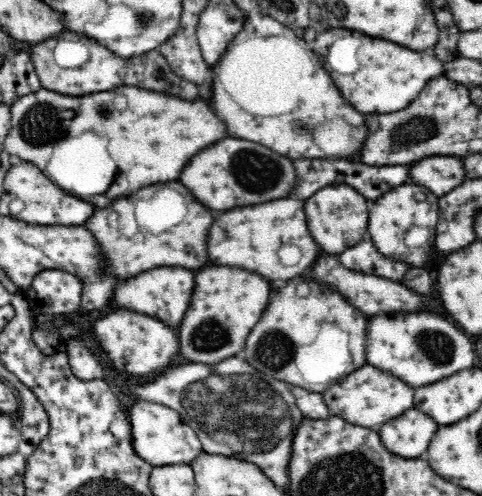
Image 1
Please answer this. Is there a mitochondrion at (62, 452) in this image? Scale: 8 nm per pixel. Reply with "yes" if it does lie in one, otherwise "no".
no

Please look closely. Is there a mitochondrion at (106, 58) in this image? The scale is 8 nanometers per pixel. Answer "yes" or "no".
no

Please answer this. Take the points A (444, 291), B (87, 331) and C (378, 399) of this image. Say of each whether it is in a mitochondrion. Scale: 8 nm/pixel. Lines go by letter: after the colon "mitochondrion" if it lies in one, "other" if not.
A: other
B: other
C: other

